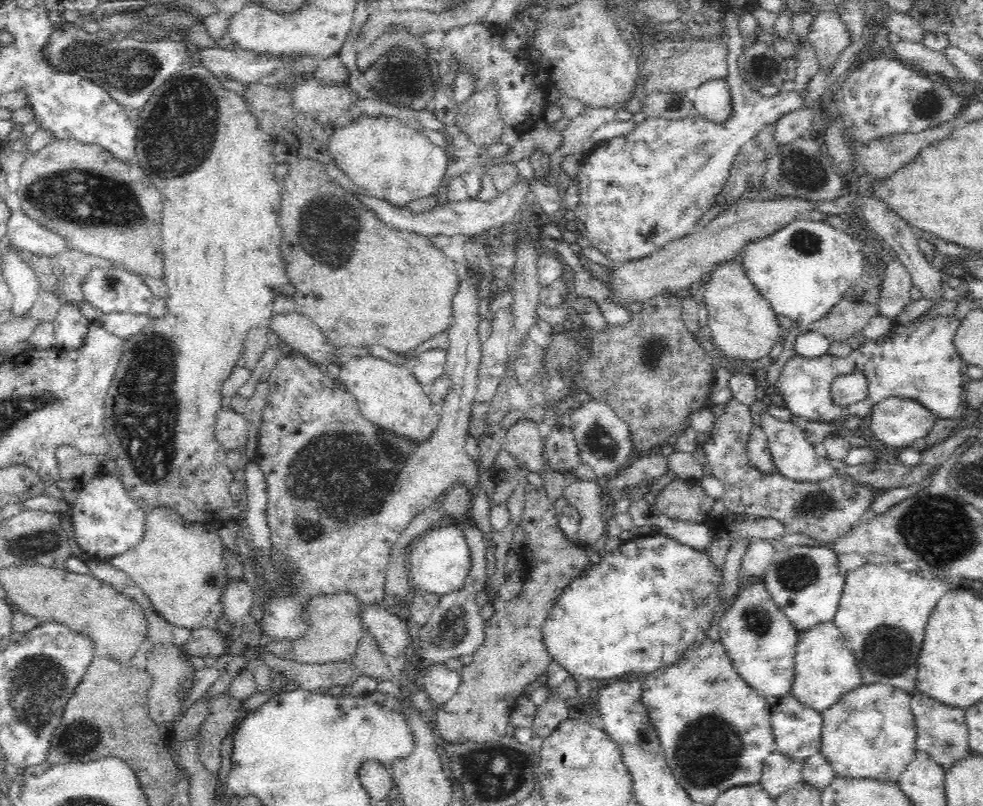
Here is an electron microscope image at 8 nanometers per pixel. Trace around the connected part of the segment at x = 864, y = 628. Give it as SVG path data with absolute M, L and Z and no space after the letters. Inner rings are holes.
M867 560L860 568L847 571L838 610L832 621L839 628L841 635L847 640L851 651L856 656L863 685L888 684L906 692L914 692L916 658L922 648L924 628L926 628L932 608L936 606L940 596L944 596L946 592L948 592L948 584L944 584L936 578L924 578L918 572L908 572L895 562Z

